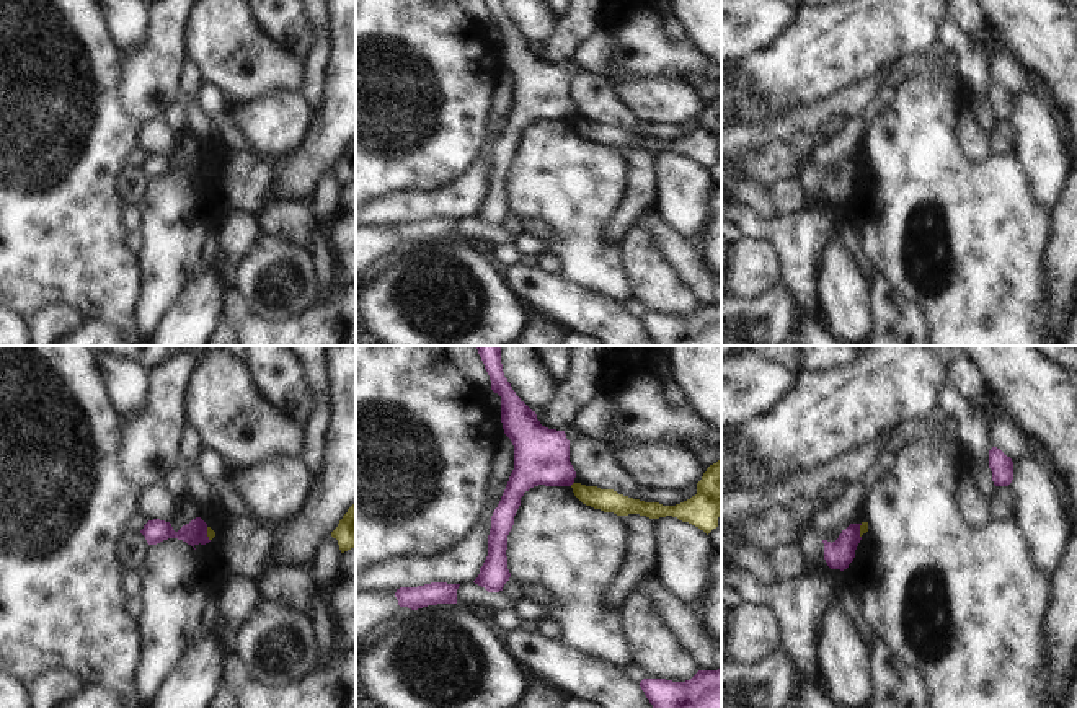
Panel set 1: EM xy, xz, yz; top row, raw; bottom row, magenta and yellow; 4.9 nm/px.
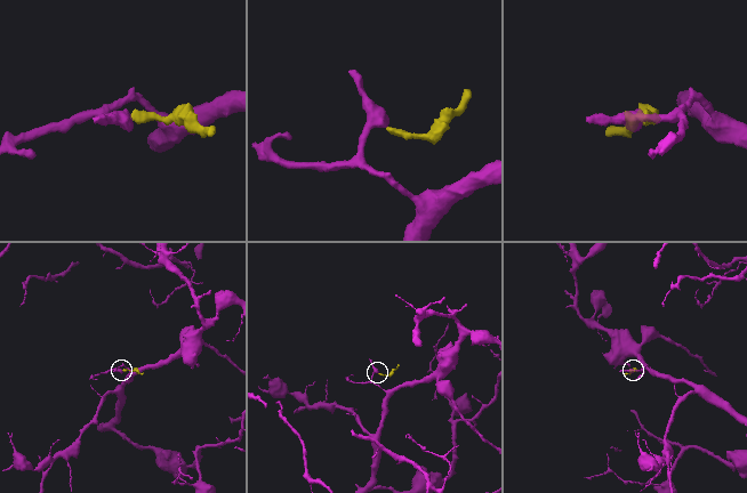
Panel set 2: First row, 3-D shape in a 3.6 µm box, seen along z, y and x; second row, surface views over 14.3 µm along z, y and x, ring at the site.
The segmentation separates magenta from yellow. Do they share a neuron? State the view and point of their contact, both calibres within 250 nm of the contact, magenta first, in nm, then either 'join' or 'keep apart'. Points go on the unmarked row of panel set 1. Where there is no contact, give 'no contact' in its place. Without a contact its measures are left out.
contact xz (571, 118); calibres 280 and 110 nm; keep apart

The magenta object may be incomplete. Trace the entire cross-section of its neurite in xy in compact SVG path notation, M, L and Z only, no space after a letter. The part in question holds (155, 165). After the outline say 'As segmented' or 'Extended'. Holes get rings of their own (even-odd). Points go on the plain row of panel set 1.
M201 152L193 153L189 158L183 160L178 166L173 165L170 157L153 153L144 160L140 168L145 171L148 179L157 179L168 173L178 173L194 183L199 178L206 179L211 176L207 171L207 158Z. As segmented

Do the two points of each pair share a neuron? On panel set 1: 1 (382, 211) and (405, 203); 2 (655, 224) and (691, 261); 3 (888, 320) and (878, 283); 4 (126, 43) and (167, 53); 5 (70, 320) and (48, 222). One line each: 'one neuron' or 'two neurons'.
1: one neuron
2: one neuron
3: one neuron
4: two neurons
5: two neurons

